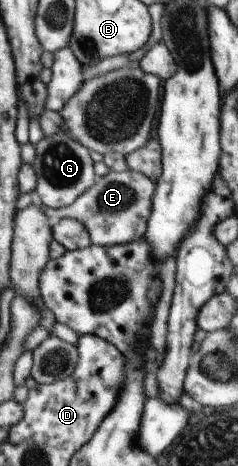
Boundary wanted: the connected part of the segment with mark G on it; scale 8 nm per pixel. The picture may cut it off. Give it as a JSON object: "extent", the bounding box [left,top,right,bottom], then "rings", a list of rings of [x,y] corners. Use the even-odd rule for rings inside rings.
{"extent":[32,134,97,208],"rings":[[[45,134],[34,148],[36,156],[32,167],[36,174],[35,192],[39,194],[45,206],[51,208],[69,206],[95,184],[97,176],[94,171],[94,162],[89,155],[89,149],[80,142],[65,134],[53,136]]]}

